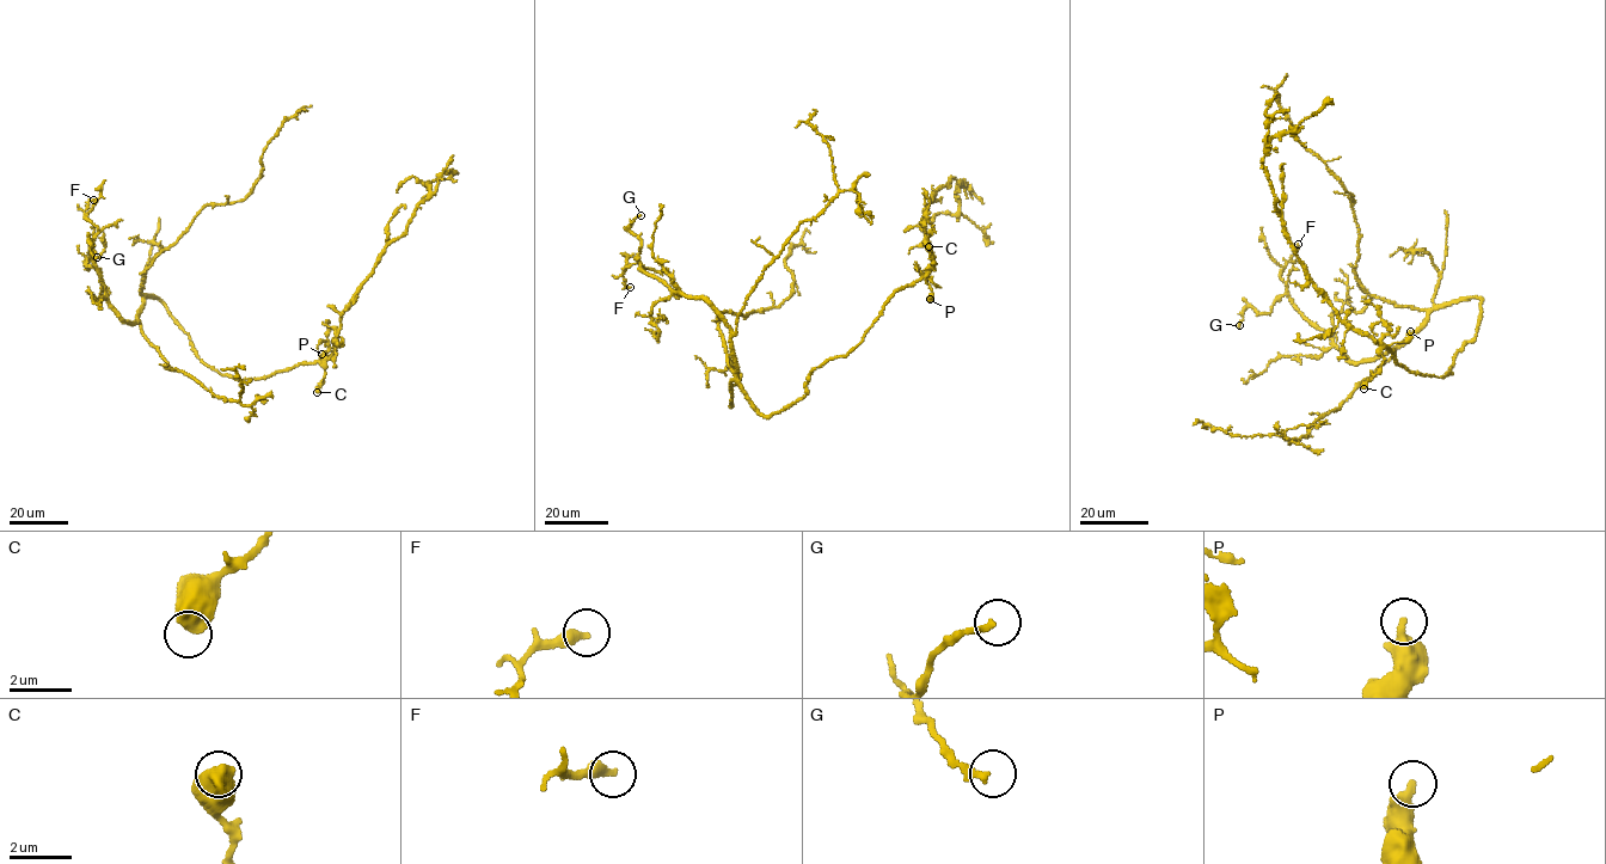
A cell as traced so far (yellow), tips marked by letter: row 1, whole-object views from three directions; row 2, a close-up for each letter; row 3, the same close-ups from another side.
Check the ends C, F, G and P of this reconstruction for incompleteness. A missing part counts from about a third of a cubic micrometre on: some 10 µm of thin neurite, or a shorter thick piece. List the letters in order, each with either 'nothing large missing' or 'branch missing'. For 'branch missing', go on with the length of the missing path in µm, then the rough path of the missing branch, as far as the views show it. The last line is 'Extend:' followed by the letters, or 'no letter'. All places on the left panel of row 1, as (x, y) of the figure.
C: nothing large missing
F: nothing large missing
G: nothing large missing
P: nothing large missing
Extend: no letter

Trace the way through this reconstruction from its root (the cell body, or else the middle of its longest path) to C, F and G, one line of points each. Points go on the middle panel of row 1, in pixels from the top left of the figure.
C: (817, 367), (829, 359), (845, 356), (862, 341), (887, 300), (935, 268), (929, 246)
F: (817, 367), (804, 396), (766, 416), (742, 390), (730, 331), (708, 301), (638, 263), (624, 270), (630, 287)
G: (817, 367), (803, 397), (760, 414), (711, 306), (642, 271), (642, 240), (630, 231), (641, 215)

